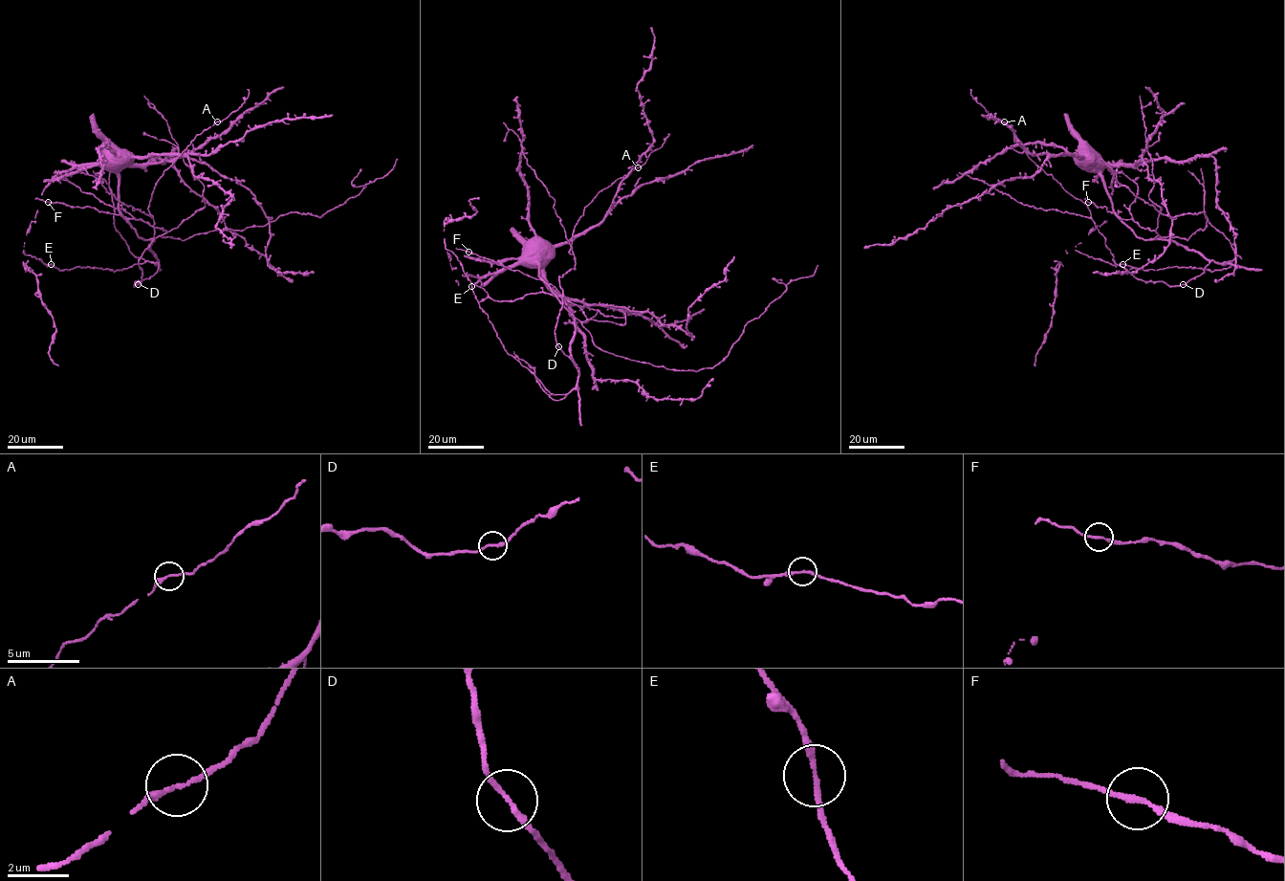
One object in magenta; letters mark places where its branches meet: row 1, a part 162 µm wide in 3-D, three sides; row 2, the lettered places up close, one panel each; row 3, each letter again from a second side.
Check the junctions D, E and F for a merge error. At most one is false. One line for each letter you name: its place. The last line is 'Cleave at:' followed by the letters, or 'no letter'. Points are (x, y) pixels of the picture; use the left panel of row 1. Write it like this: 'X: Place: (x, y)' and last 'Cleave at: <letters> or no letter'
Cleave at: no letter

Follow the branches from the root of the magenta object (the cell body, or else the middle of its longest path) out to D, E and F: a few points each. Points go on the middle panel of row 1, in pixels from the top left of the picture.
D: (532, 243), (526, 243), (525, 251), (538, 264), (539, 277), (574, 318), (571, 357), (578, 373), (558, 346)
E: (532, 243), (525, 251), (539, 277), (574, 318), (578, 378), (568, 393), (553, 394), (508, 353), (471, 286)
F: (532, 243), (526, 243), (525, 251), (538, 264), (539, 279), (468, 251)

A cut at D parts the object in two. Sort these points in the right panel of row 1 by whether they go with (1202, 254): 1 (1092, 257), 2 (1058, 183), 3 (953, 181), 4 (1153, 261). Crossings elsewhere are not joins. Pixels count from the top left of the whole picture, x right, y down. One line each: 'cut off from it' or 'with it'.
1: with it
2: cut off from it
3: with it
4: with it

